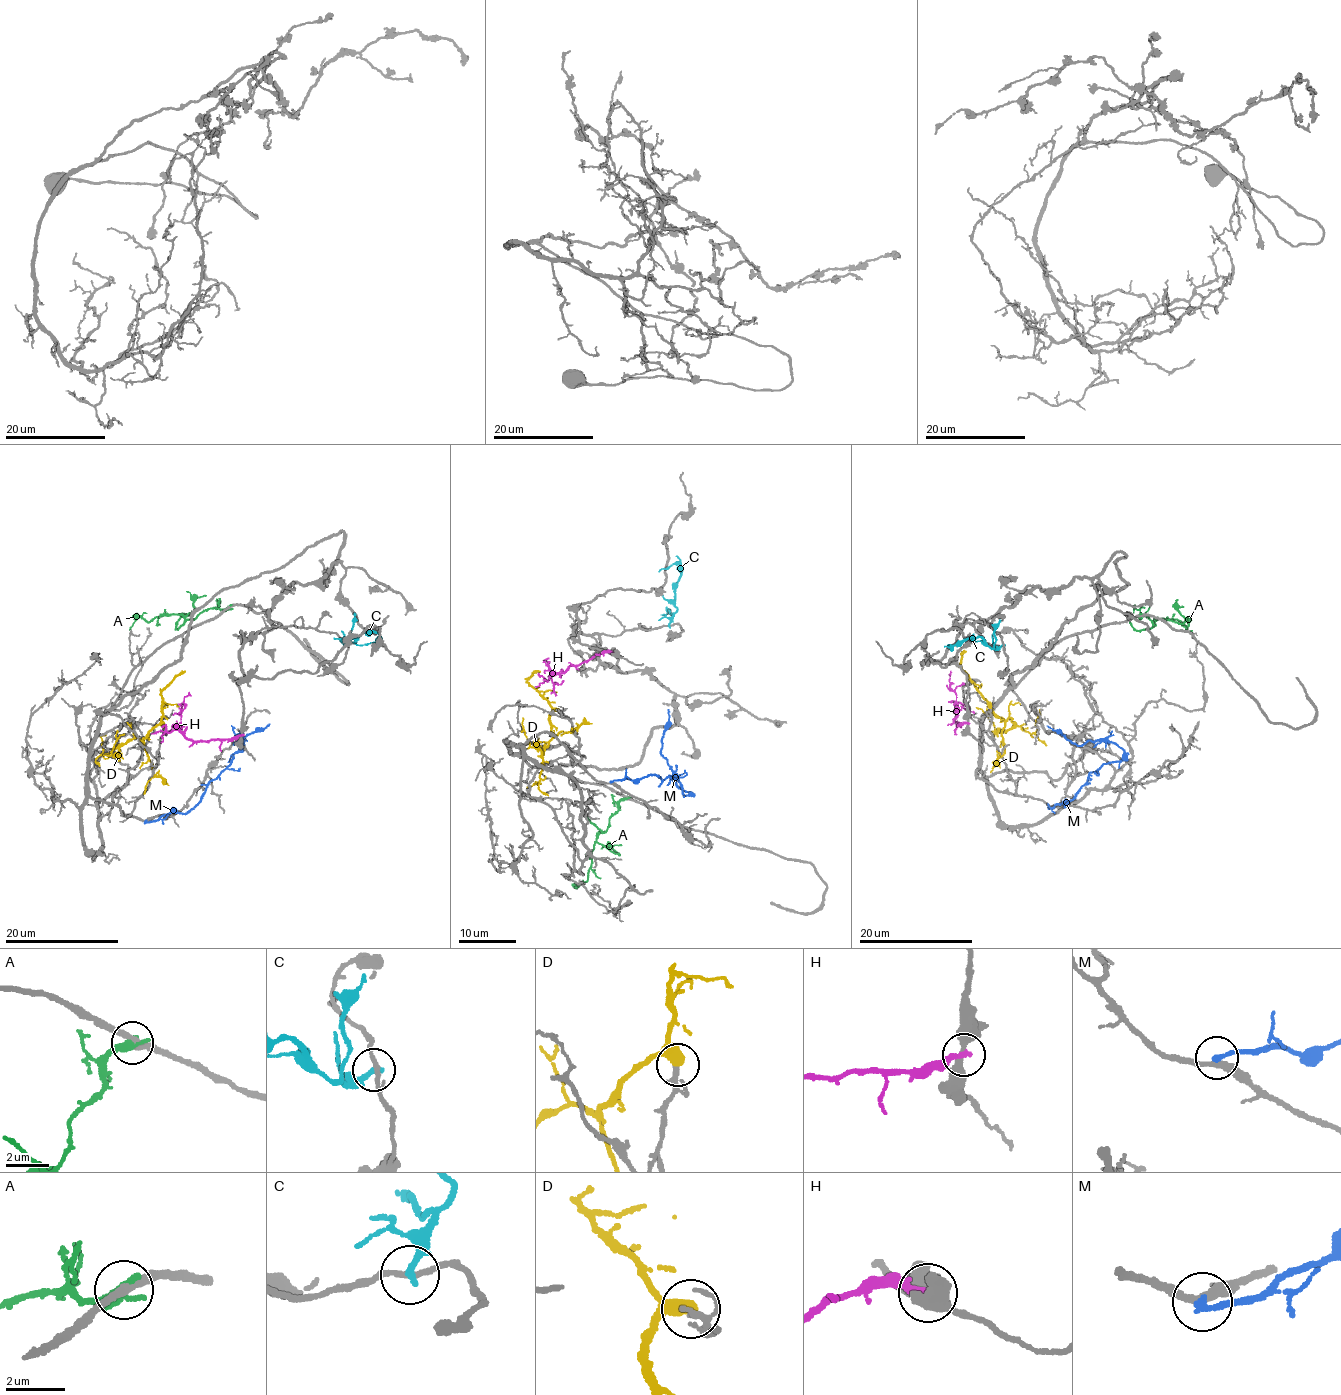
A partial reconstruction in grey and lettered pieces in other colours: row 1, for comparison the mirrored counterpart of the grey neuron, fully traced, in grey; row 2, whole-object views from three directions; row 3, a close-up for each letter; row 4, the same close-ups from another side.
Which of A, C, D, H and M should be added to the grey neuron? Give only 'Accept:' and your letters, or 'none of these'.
Accept: none of these

